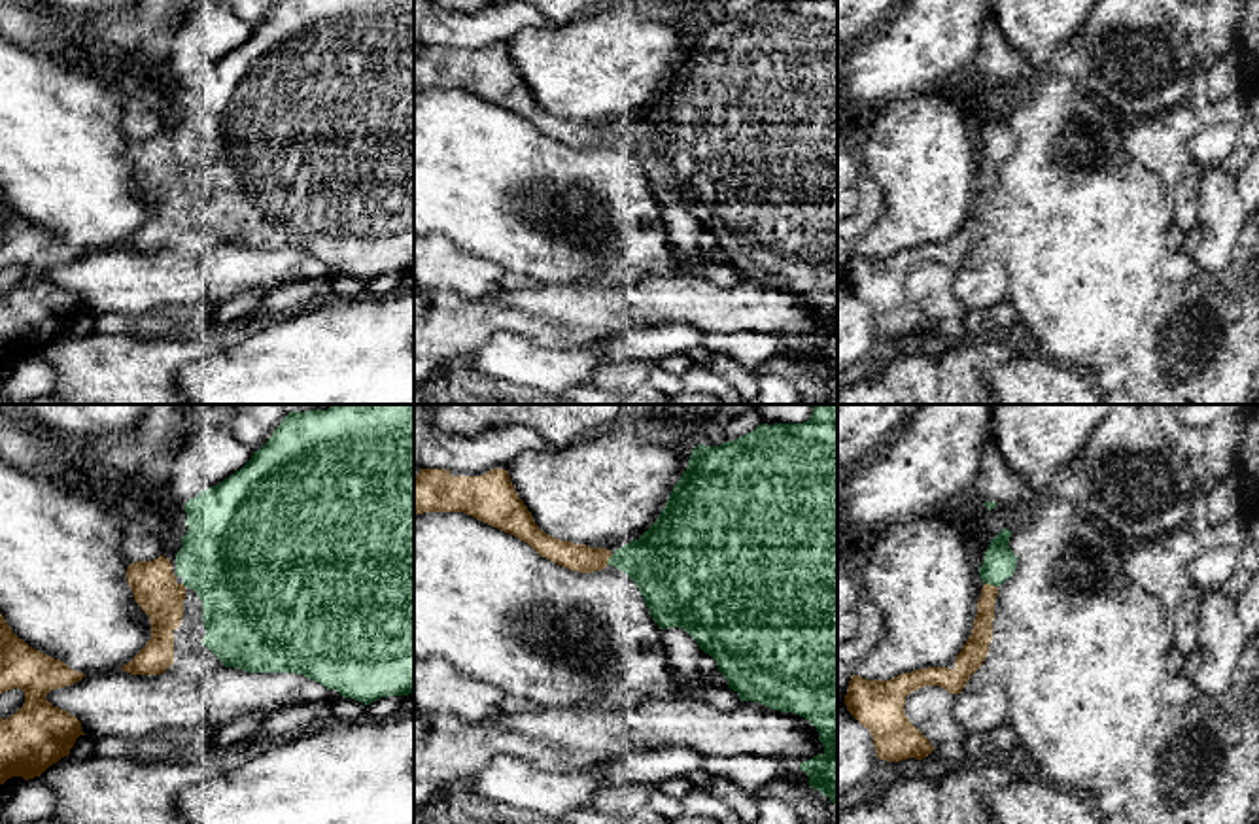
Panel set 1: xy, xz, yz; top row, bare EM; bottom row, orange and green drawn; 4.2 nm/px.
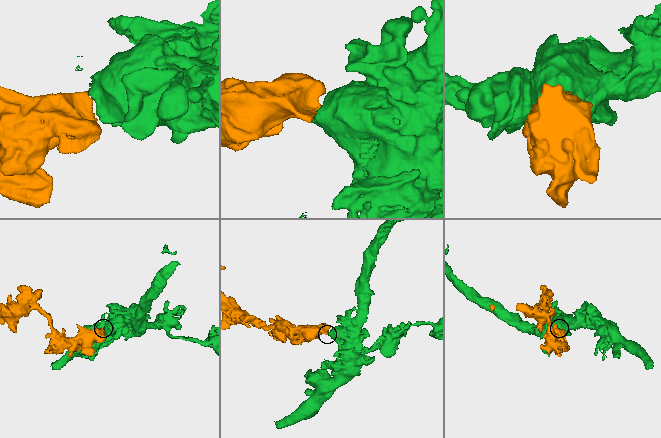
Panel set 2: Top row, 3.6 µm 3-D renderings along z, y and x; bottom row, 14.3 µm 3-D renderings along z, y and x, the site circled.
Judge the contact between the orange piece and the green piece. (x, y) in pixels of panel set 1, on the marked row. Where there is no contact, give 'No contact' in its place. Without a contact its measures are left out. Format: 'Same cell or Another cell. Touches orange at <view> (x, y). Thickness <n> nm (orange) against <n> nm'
Same cell. Touches orange at yz (989, 584). Thickness 90 nm (orange) against 140 nm

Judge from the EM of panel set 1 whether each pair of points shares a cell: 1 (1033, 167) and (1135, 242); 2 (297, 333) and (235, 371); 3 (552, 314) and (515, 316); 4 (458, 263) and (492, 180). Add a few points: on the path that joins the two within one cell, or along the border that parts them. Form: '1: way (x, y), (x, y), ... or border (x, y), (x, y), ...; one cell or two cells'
1: way (1057, 182), (1110, 231); one cell
2: way (282, 348), (259, 371), (250, 371); one cell
3: way (543, 314), (524, 314); one cell
4: border (433, 233), (443, 233), (465, 252), (503, 267); two cells

